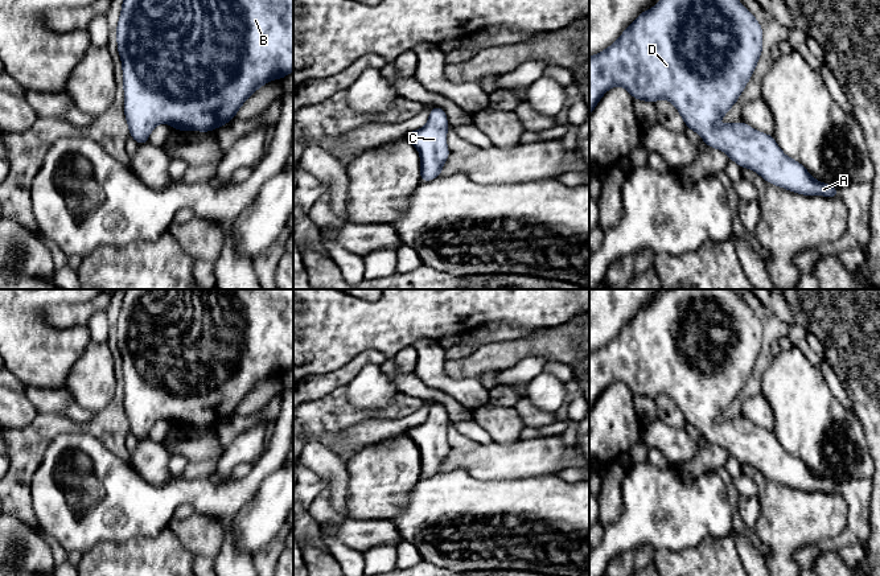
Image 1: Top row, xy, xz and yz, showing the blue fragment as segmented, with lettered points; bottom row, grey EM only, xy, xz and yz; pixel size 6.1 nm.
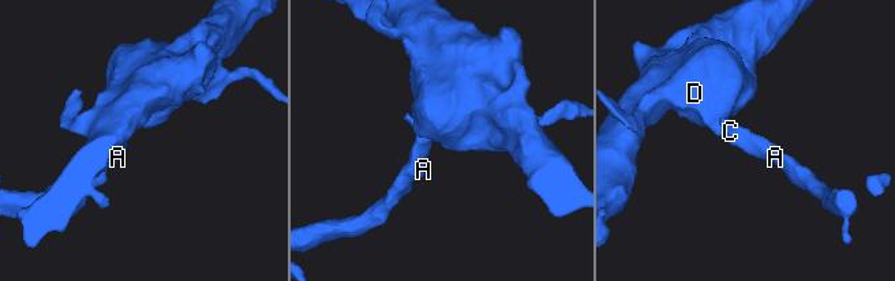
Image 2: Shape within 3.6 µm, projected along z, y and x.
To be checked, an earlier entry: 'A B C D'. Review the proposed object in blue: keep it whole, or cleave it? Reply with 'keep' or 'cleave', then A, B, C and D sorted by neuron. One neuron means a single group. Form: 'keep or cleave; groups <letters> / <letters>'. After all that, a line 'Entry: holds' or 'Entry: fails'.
keep; groups A B C D
Entry: holds

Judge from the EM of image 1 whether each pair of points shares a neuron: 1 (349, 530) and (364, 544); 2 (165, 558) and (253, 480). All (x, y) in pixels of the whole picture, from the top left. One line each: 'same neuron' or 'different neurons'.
1: same neuron
2: different neurons

